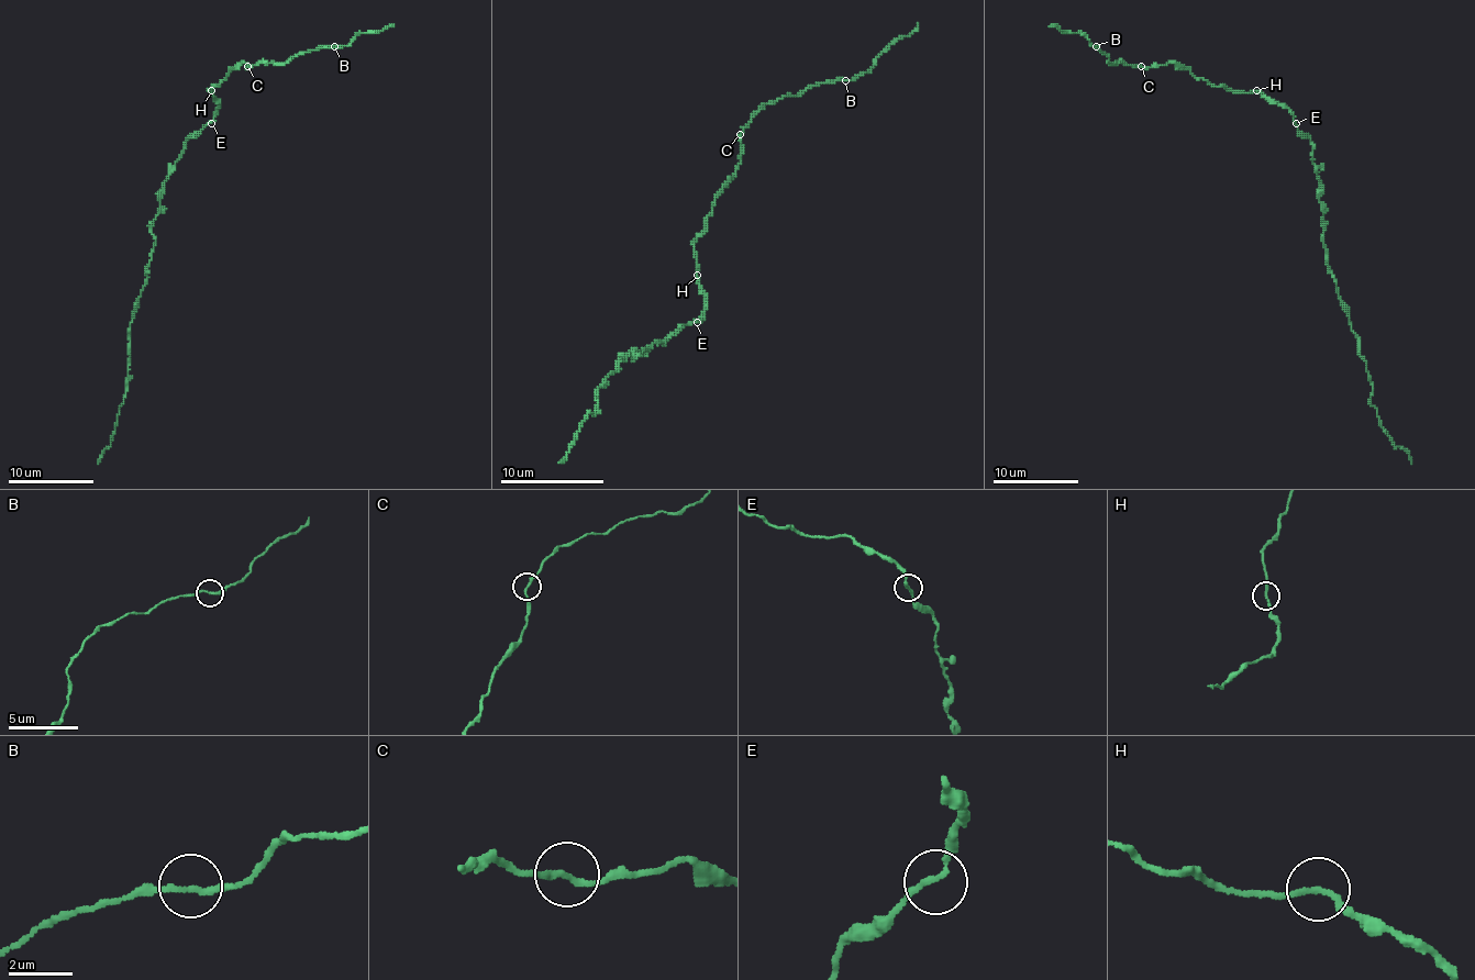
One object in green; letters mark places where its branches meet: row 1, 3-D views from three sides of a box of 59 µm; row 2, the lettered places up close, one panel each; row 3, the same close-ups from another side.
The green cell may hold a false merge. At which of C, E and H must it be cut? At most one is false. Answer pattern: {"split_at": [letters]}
{"split_at": []}

